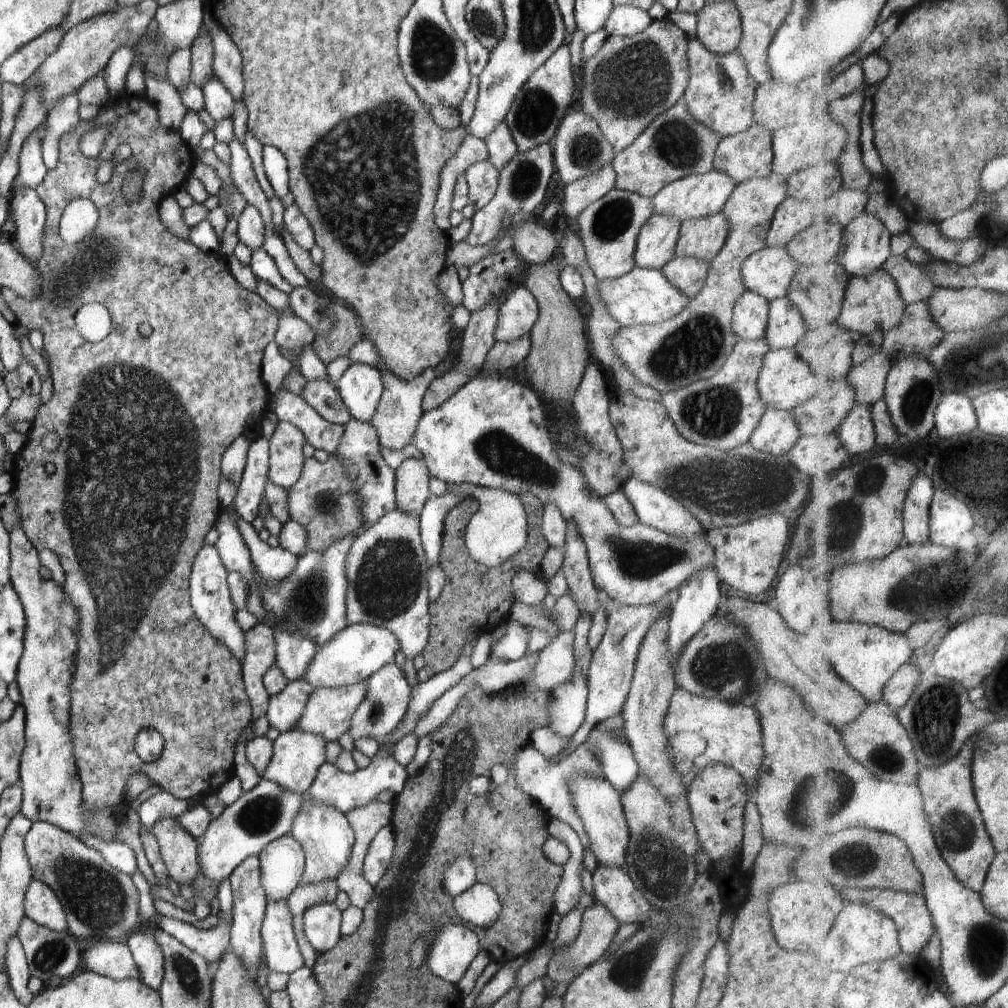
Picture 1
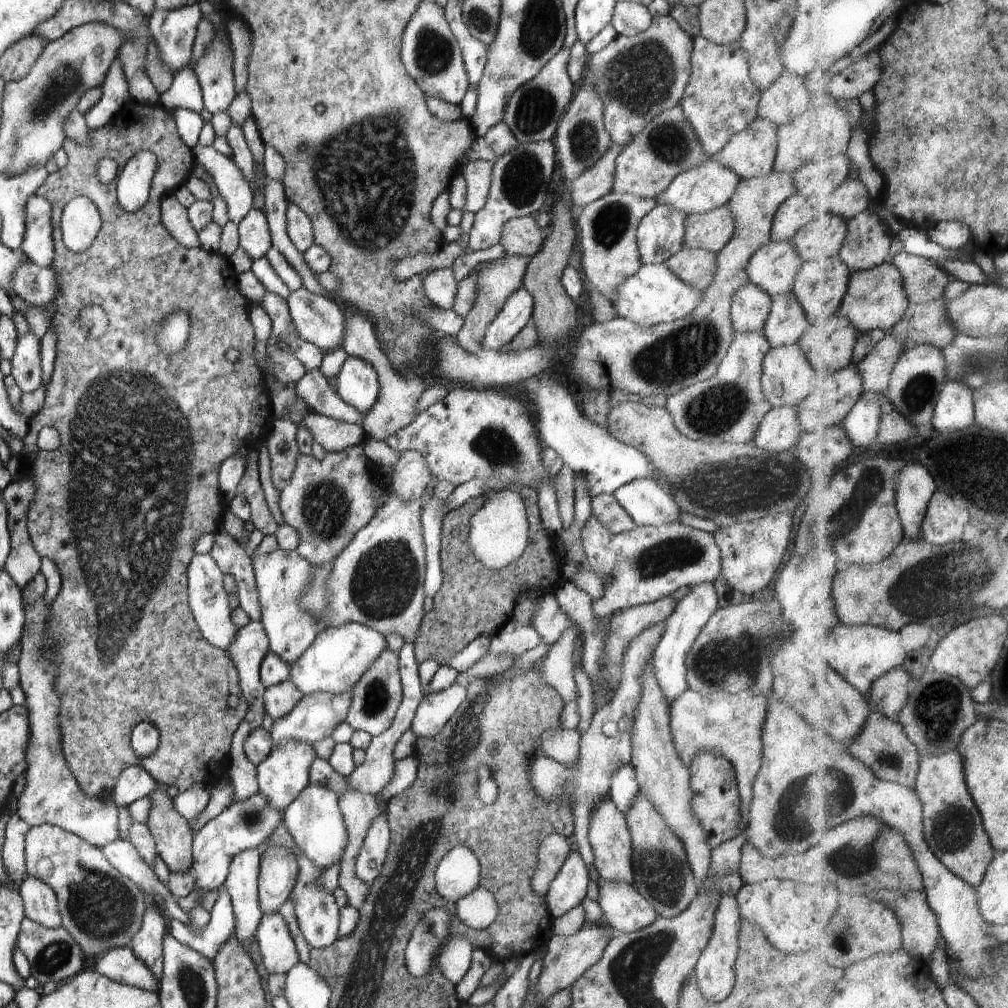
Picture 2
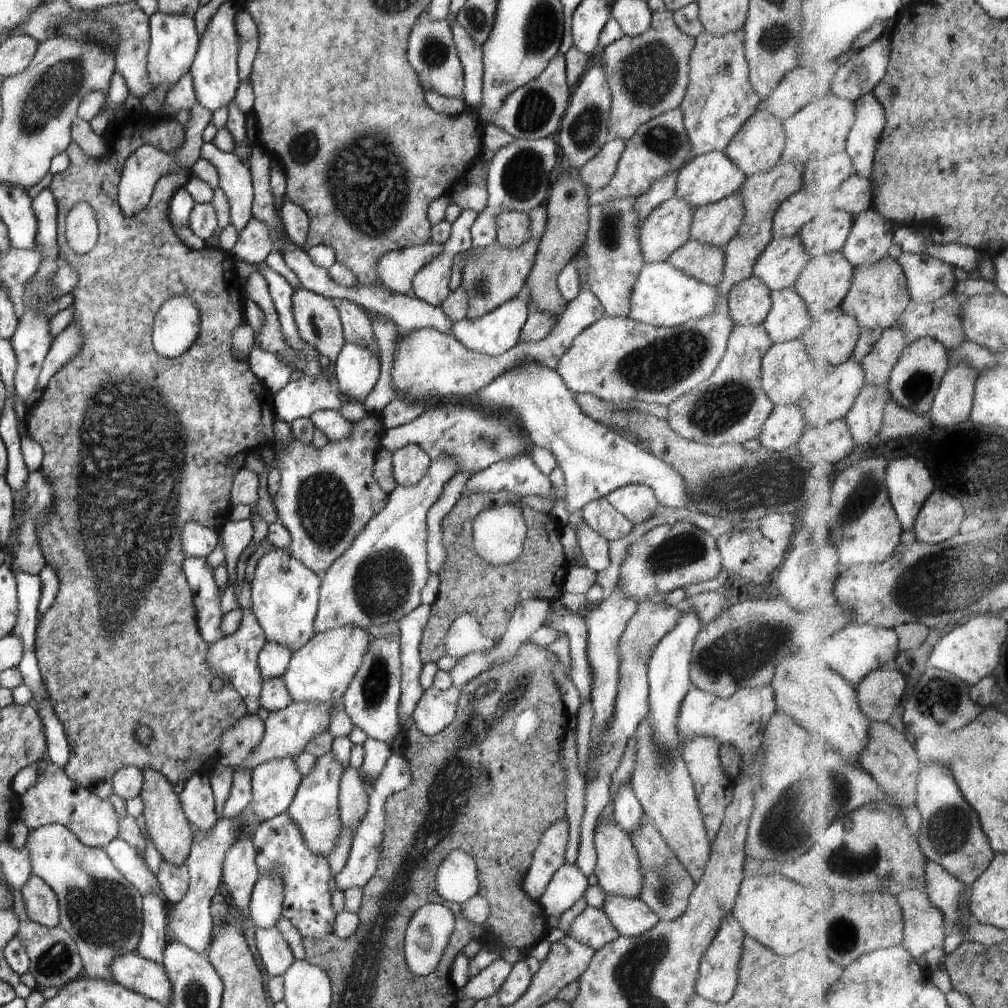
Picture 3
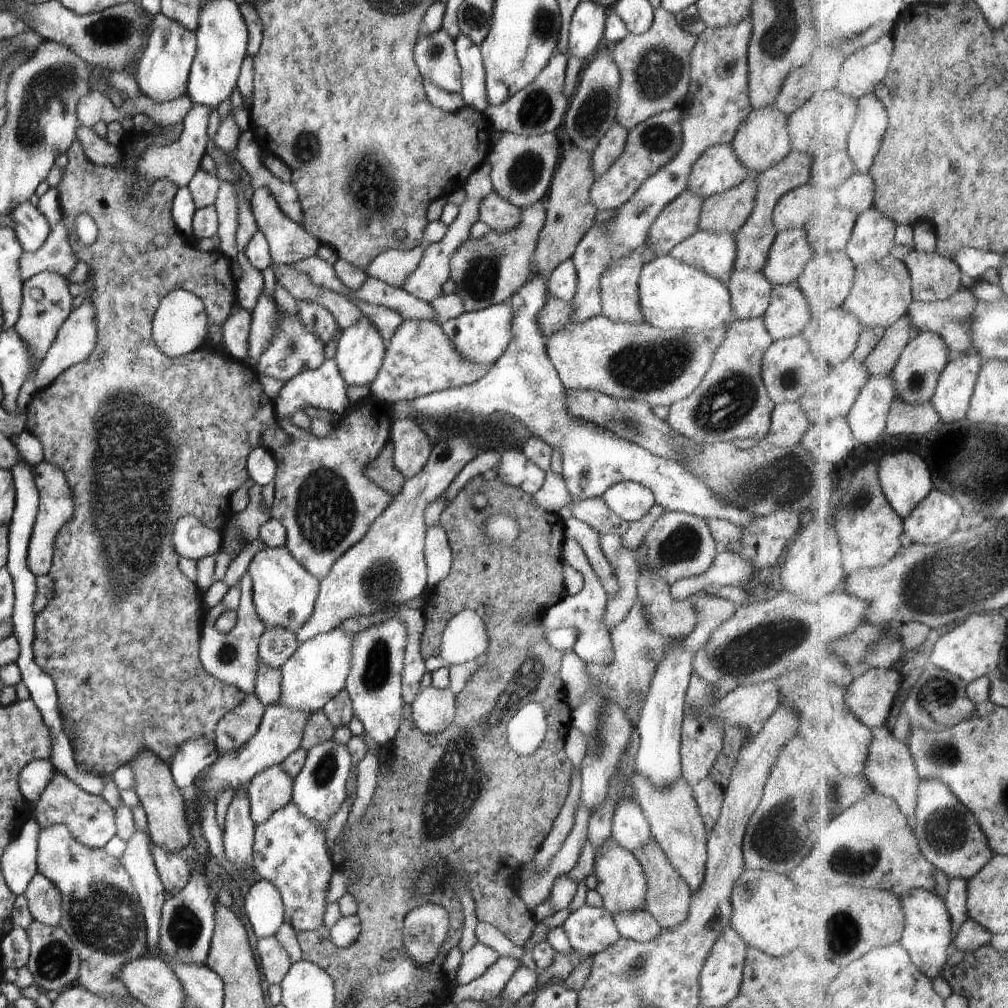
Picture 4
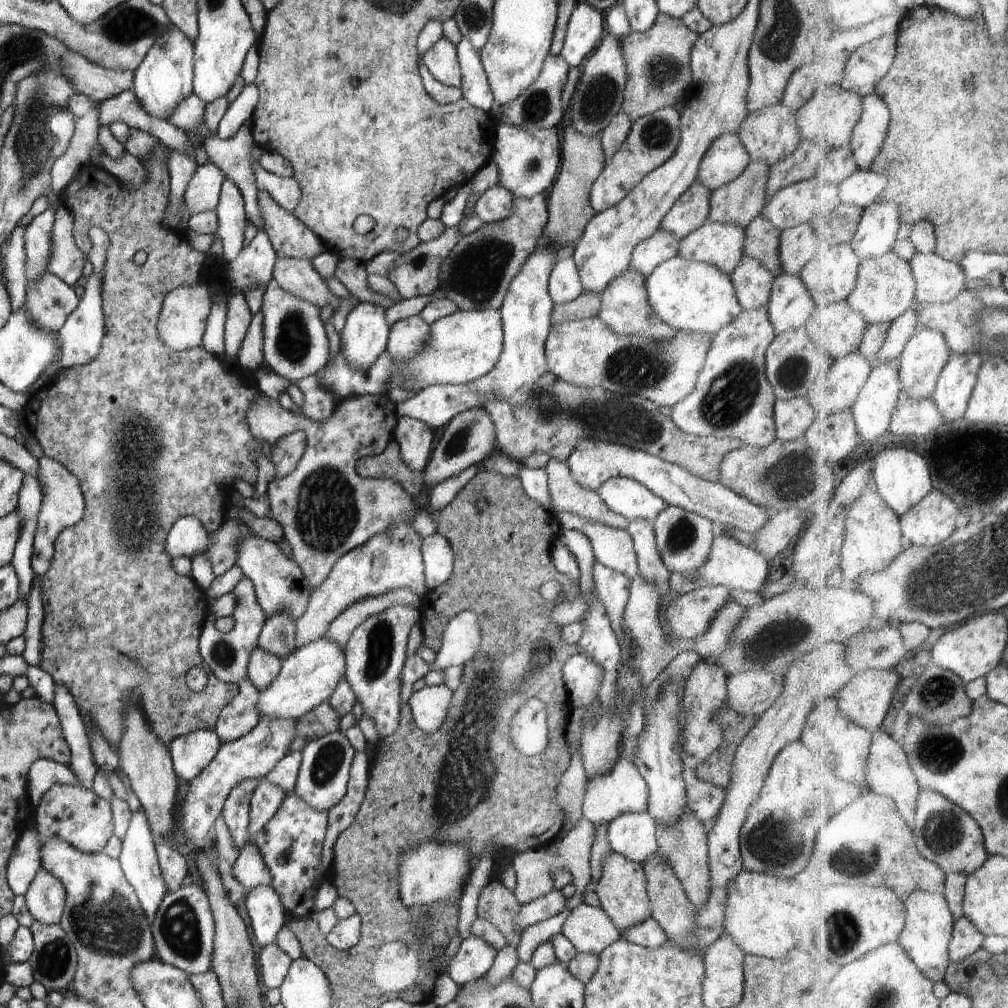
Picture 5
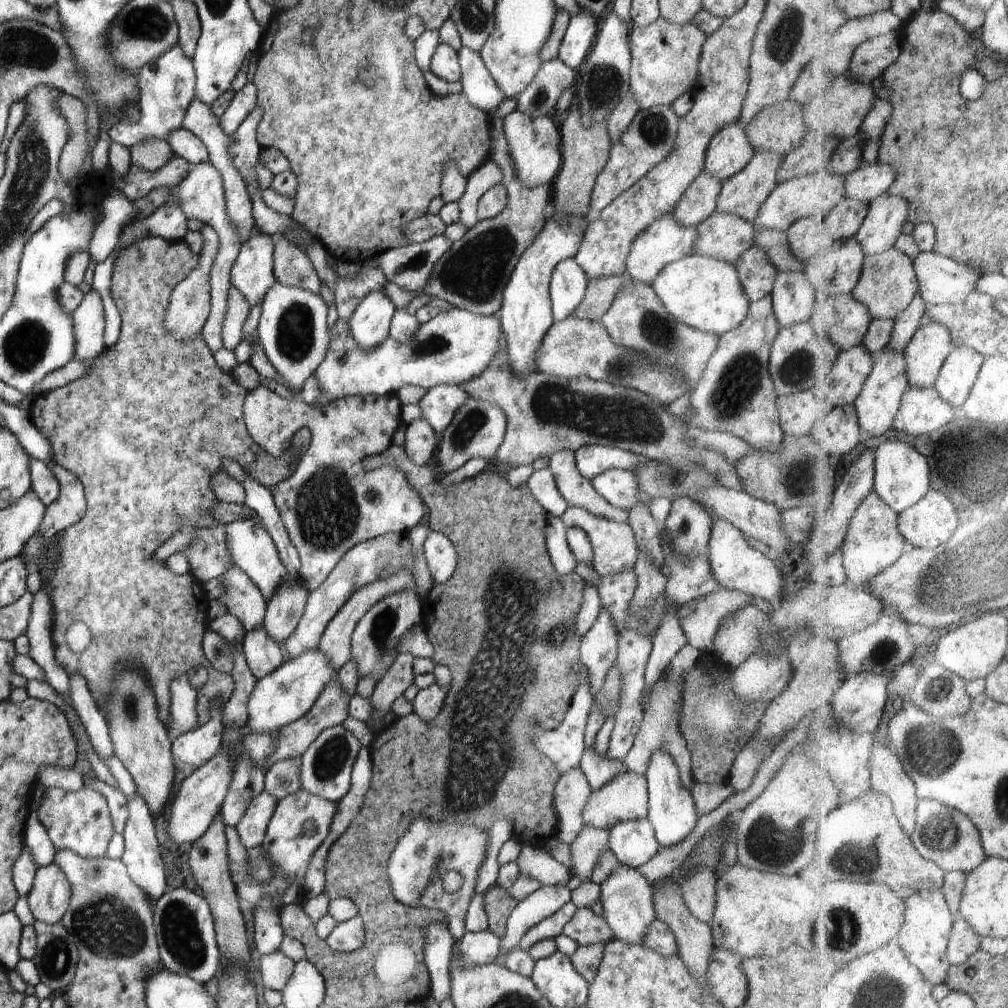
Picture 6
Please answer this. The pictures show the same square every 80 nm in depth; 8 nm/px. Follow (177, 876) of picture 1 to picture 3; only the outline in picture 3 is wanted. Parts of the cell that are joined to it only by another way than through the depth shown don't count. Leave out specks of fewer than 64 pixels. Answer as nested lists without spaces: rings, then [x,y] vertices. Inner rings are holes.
[[[154,766],[142,768],[140,772],[144,776],[144,786],[142,786],[142,792],[138,794],[138,797],[144,802],[142,816],[146,818],[148,835],[161,858],[170,864],[183,866],[191,852],[194,836],[190,830],[188,818],[182,812],[179,795],[174,792],[174,786],[170,784],[170,780],[164,778],[158,770],[154,770]]]

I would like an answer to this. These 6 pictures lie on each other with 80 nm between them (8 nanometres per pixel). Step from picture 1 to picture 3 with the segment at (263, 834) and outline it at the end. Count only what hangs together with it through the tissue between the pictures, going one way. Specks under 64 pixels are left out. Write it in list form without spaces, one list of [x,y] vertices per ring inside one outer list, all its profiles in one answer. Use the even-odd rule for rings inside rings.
[[[248,807],[241,814],[234,818],[219,818],[216,826],[212,826],[210,834],[201,834],[193,838],[191,852],[184,862],[185,868],[189,871],[189,884],[184,898],[178,903],[174,903],[172,908],[167,908],[166,912],[166,936],[168,942],[178,942],[182,946],[192,950],[196,954],[206,955],[207,948],[212,942],[212,928],[214,928],[214,913],[211,900],[217,894],[222,880],[222,862],[228,852],[228,848],[236,842],[238,832],[250,832],[254,835],[256,828],[264,820],[258,820],[254,812]]]

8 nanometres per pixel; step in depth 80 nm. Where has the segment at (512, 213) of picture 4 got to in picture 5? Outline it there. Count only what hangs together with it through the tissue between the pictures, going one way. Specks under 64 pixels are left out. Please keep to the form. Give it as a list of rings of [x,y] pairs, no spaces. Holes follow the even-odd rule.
[[[497,185],[486,190],[478,198],[476,204],[474,204],[474,213],[481,223],[491,224],[508,218],[510,216],[510,208],[512,208],[510,190],[506,190],[504,186]]]

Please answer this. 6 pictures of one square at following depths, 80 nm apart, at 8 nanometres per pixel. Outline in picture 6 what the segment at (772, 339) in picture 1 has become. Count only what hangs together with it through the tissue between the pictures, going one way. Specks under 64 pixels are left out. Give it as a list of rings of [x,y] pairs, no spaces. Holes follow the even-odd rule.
[[[782,272],[772,290],[772,308],[780,329],[809,322],[819,293],[808,283],[802,272]]]

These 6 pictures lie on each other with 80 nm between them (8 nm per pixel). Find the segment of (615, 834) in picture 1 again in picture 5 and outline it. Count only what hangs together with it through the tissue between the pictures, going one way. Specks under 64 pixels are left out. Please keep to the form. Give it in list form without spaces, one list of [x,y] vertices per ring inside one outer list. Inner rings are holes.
[[[613,851],[604,858],[603,864],[602,876],[596,883],[595,892],[602,903],[601,910],[606,912],[608,918],[612,920],[612,924],[622,934],[630,926],[636,926],[642,920],[652,917],[647,894],[646,874],[641,864],[636,864],[636,862],[632,862],[632,860],[628,860],[628,858],[624,858]]]

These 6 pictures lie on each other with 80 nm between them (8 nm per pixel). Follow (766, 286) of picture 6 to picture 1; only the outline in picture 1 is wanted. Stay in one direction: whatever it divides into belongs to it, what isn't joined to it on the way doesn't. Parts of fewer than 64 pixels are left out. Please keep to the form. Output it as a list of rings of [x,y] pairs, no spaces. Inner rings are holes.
[[[746,289],[733,308],[731,320],[738,340],[765,340],[769,319],[769,302],[759,294]]]

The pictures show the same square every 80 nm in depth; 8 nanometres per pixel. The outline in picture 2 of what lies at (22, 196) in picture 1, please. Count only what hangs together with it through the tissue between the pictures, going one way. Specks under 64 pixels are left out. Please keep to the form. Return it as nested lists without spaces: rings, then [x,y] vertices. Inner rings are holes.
[[[36,194],[26,202],[26,234],[20,244],[28,260],[42,268],[54,262],[54,238],[52,204]]]

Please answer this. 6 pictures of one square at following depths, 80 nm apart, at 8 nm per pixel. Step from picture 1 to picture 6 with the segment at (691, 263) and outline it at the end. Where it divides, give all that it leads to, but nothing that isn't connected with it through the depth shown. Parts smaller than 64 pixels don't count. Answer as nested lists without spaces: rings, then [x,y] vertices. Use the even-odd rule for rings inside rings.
[[[714,212],[696,227],[696,242],[690,255],[708,256],[715,260],[724,260],[728,264],[735,264],[736,260],[753,246],[754,234],[753,224],[748,220],[728,212]]]

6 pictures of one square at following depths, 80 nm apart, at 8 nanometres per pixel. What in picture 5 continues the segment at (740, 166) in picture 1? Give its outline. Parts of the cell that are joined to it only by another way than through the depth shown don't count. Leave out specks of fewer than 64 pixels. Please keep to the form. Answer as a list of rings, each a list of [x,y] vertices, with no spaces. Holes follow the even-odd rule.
[[[781,103],[749,113],[742,122],[738,136],[742,146],[748,150],[750,161],[766,160],[770,165],[793,154],[802,142],[795,111]]]

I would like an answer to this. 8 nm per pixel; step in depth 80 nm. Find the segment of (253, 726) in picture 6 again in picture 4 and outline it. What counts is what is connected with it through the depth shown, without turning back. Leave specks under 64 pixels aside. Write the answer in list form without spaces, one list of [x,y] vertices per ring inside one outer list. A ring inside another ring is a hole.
[[[338,627],[300,643],[296,652],[280,669],[282,679],[278,705],[289,707],[291,710],[301,709],[309,712],[323,709],[344,689],[353,662],[352,646],[354,634],[348,634]]]

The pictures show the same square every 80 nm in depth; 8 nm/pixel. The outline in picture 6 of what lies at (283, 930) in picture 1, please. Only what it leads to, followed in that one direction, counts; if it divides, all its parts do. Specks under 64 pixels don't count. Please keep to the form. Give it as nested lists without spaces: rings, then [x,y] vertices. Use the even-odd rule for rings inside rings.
[[[279,950],[262,956],[260,964],[260,978],[266,989],[271,989],[276,992],[284,992],[286,982],[290,980],[294,970],[295,963],[281,954]]]

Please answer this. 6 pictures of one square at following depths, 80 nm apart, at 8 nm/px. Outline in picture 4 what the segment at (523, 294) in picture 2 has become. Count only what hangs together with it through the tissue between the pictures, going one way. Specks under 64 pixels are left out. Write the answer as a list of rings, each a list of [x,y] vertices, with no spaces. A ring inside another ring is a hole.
[[[507,301],[485,310],[463,313],[459,318],[448,320],[440,326],[456,350],[469,362],[478,365],[493,365],[504,355],[510,342],[513,342],[514,318],[514,308]]]

